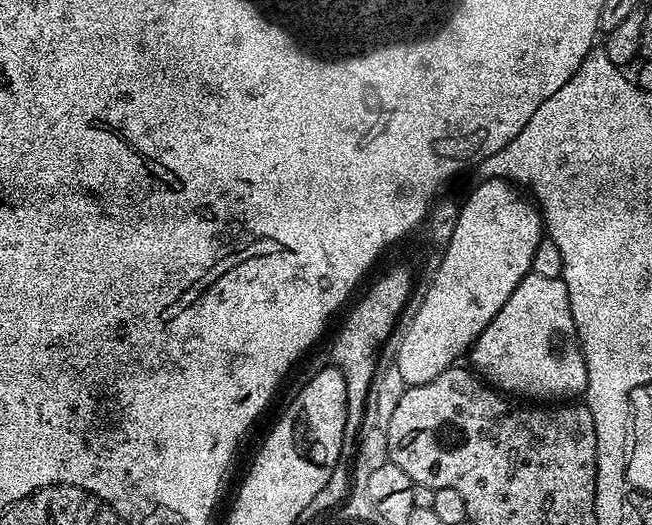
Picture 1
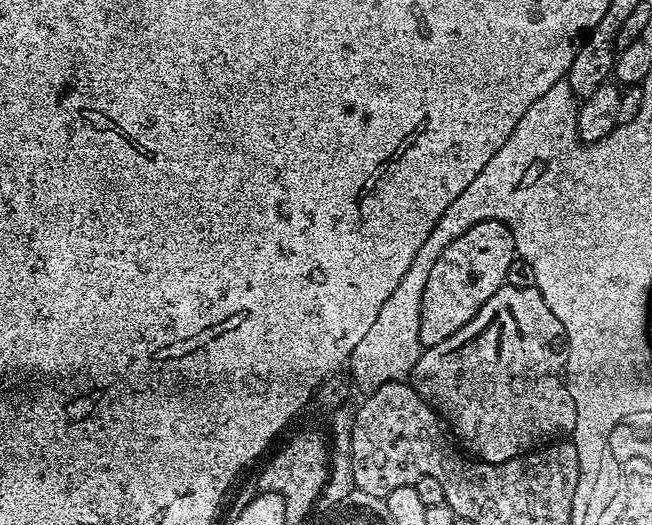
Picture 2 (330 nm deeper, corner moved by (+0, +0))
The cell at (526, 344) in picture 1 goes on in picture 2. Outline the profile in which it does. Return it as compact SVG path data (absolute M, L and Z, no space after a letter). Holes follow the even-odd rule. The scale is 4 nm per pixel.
M505 284L497 290L462 330L454 330L450 338L421 351L412 367L410 383L436 411L451 435L460 439L477 460L501 464L543 445L563 441L576 431L576 411L566 379L564 327L535 287L518 290Z

